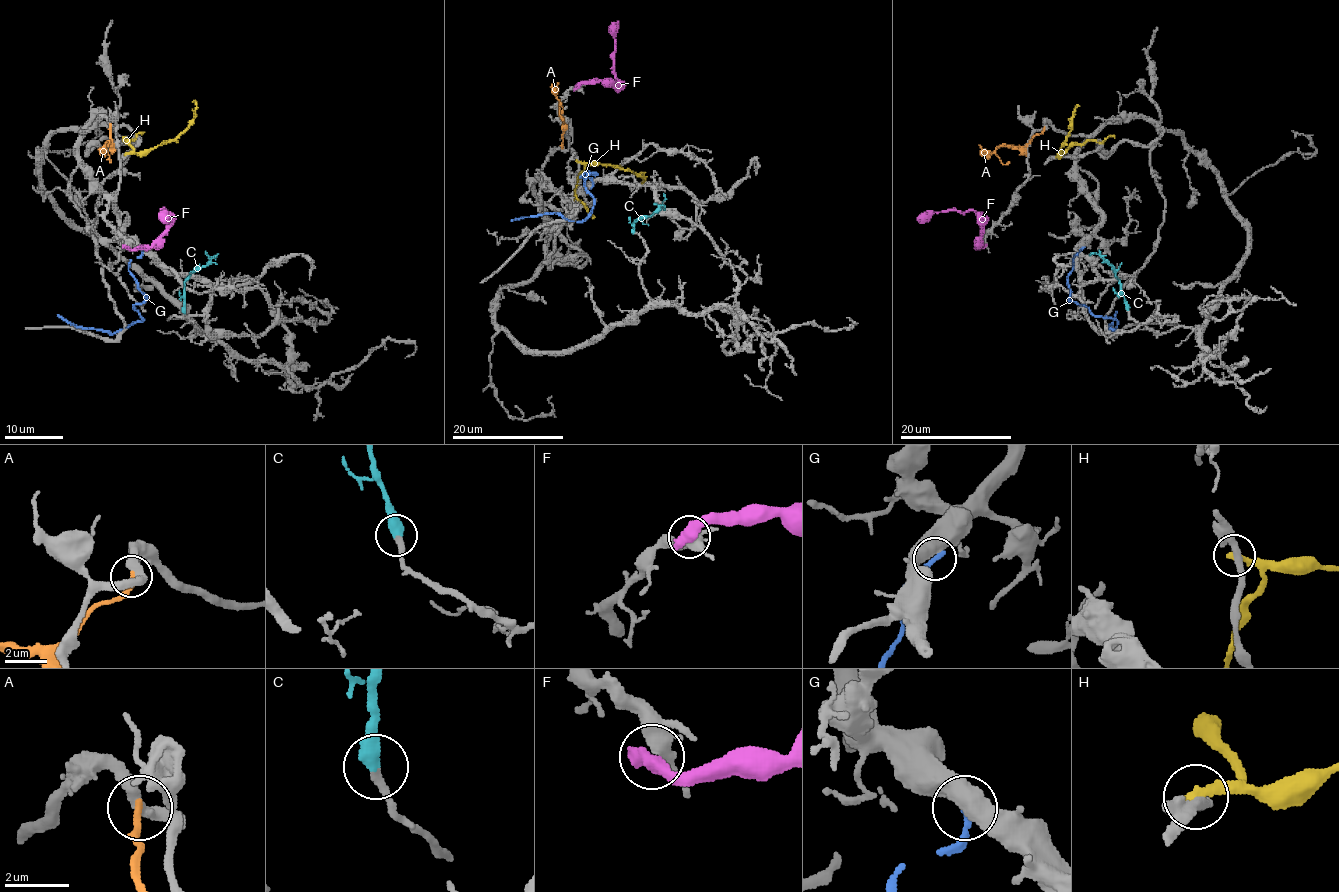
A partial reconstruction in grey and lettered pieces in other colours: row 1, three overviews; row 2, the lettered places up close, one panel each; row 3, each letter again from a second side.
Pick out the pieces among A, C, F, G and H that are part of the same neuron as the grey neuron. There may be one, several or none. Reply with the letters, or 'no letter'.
C

